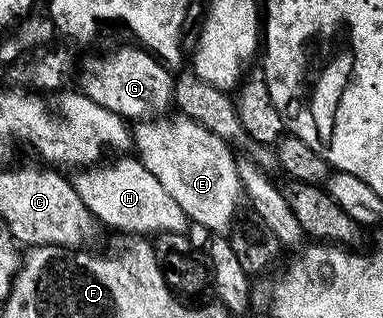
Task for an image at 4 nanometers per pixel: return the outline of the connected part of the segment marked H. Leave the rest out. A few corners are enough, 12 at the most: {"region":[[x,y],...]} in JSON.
{"region":[[139,158],[77,170],[72,188],[103,226],[187,232],[182,205]]}

